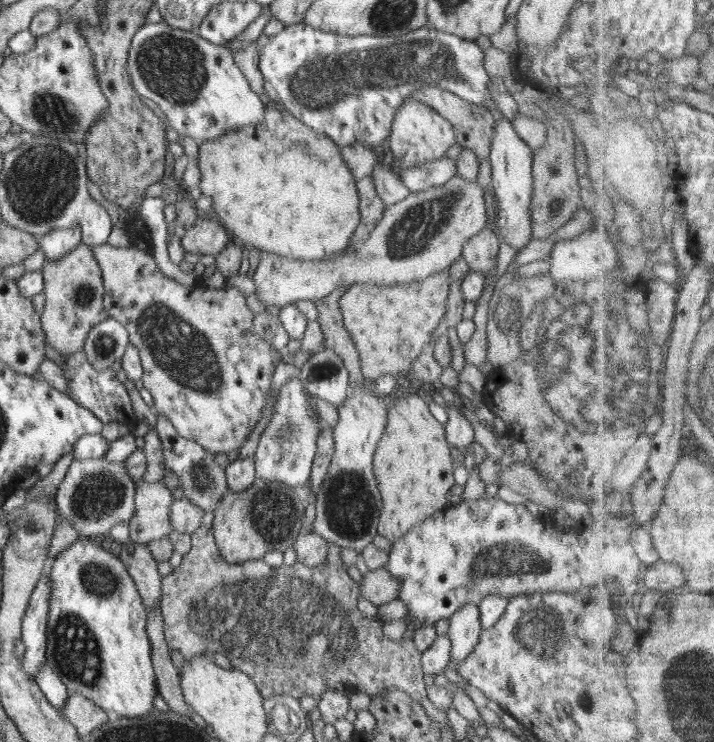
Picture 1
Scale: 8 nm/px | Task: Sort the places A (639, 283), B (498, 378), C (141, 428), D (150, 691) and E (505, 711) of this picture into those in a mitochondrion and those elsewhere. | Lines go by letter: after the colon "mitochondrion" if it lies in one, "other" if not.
A: other
B: other
C: other
D: other
E: other

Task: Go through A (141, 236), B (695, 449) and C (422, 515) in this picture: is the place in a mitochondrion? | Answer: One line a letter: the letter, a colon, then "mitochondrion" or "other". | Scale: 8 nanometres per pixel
A: other
B: other
C: other

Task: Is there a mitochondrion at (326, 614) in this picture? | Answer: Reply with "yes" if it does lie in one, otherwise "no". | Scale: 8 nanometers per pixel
yes

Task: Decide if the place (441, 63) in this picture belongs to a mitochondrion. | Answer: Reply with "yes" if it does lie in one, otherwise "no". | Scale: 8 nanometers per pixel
yes

